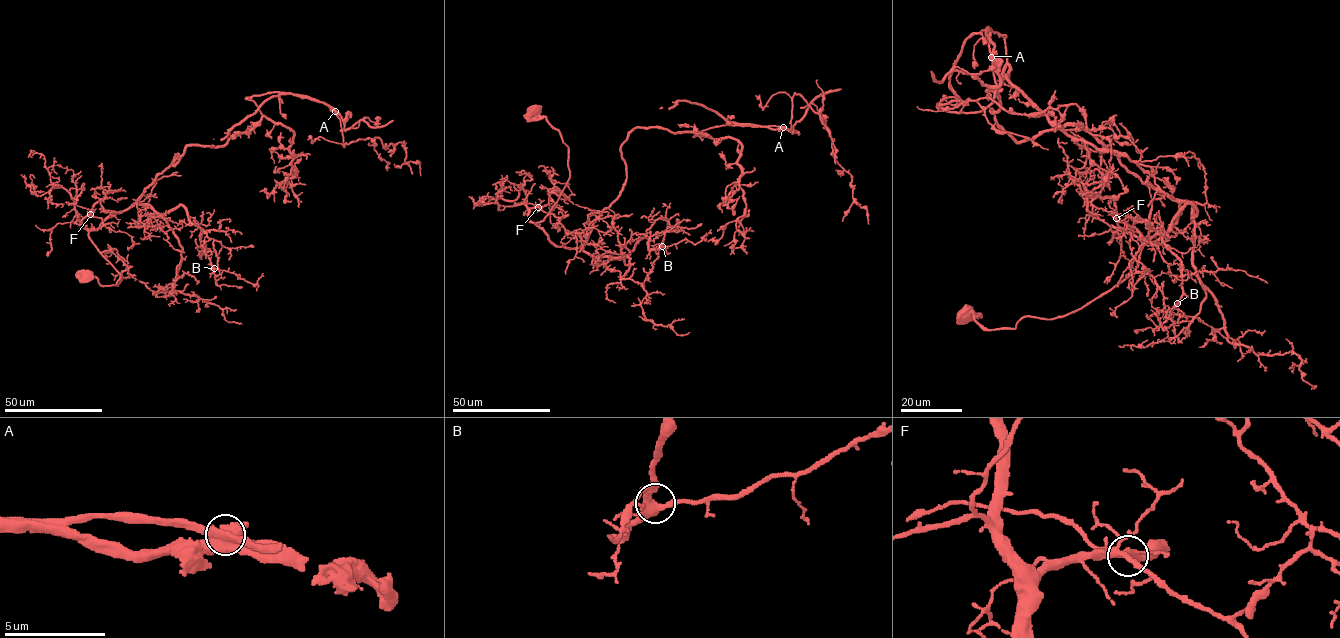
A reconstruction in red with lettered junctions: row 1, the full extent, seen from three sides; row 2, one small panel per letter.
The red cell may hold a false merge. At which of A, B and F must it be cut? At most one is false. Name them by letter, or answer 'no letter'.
A

